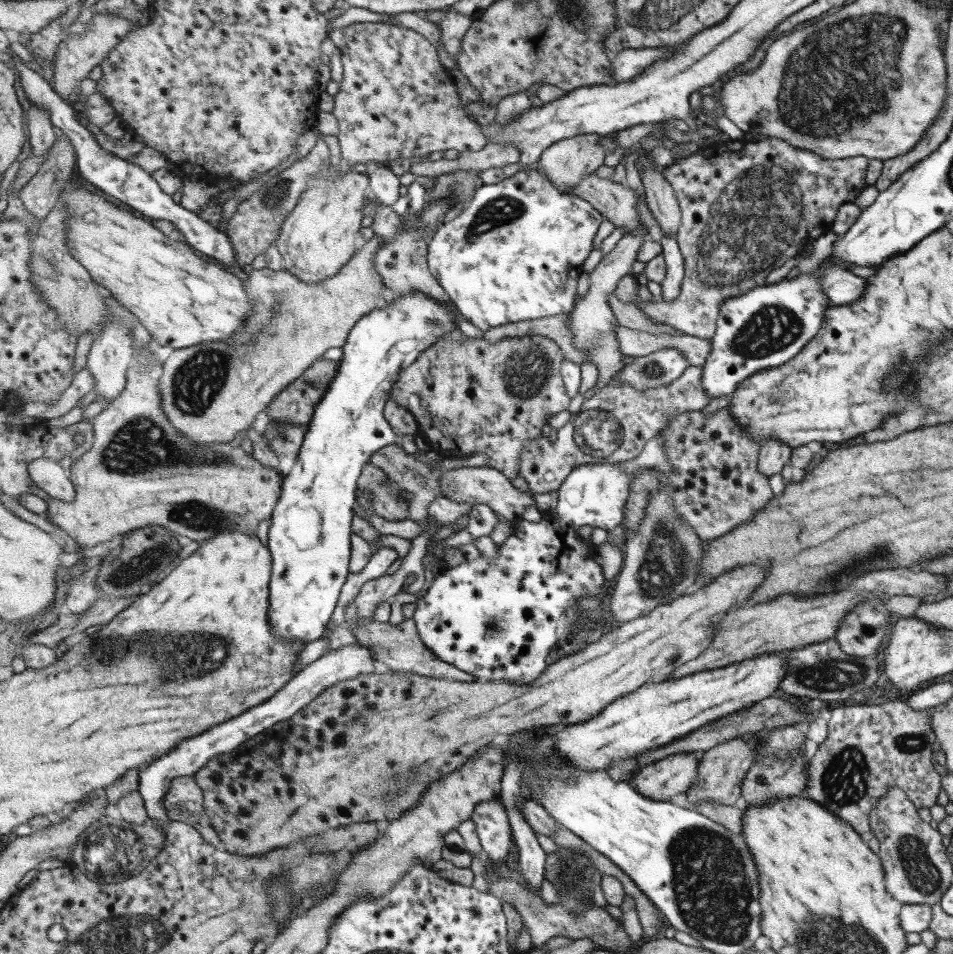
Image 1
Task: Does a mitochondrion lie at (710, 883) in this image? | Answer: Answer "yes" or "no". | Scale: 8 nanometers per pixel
yes

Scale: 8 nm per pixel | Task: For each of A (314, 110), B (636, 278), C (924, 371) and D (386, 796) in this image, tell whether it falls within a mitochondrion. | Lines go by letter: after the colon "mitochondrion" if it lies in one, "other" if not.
A: other
B: other
C: mitochondrion
D: mitochondrion

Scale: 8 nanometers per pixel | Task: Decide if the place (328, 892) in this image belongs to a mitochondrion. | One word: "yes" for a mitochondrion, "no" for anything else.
no

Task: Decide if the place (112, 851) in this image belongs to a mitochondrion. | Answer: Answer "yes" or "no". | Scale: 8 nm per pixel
yes

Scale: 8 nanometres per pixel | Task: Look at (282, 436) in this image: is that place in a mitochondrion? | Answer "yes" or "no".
yes

